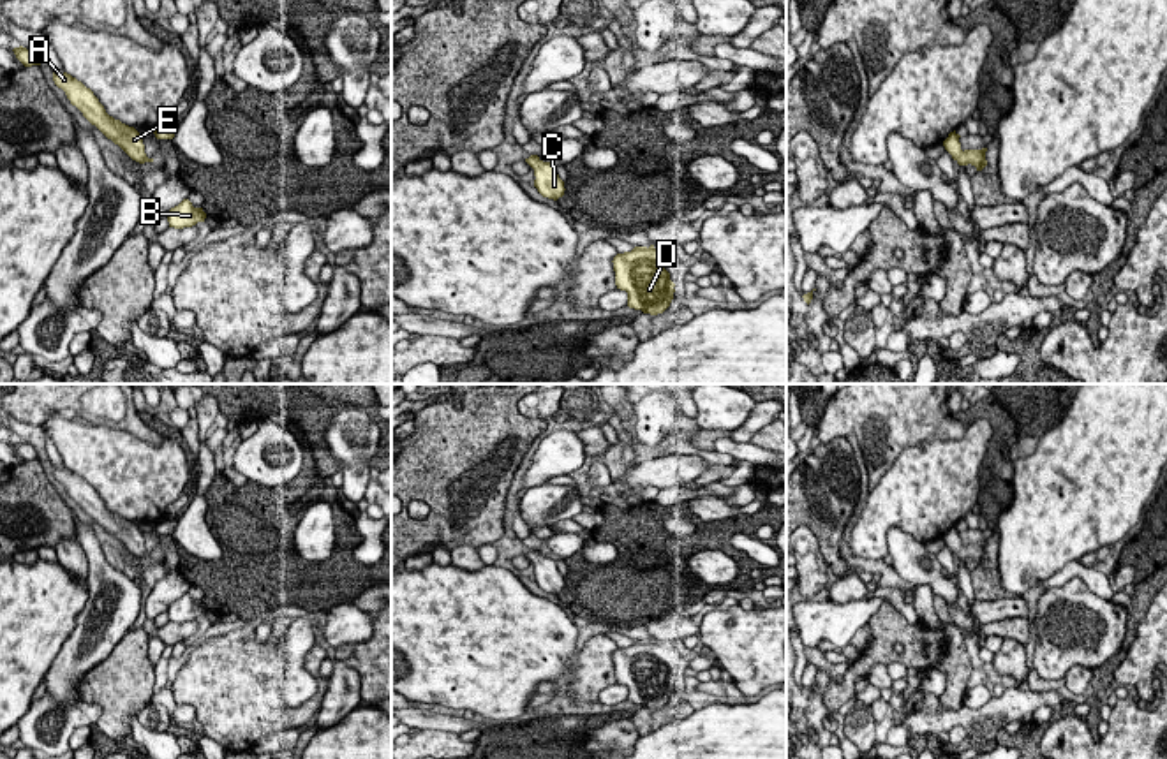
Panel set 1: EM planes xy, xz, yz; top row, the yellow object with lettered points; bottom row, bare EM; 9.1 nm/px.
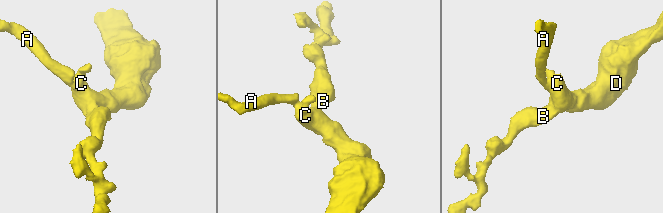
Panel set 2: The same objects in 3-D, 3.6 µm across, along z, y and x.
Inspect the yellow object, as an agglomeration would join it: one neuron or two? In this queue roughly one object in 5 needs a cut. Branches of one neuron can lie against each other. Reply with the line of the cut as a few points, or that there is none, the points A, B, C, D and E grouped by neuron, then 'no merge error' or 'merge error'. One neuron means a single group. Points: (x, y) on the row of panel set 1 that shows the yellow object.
cut none; groups A B C D E; no merge error

